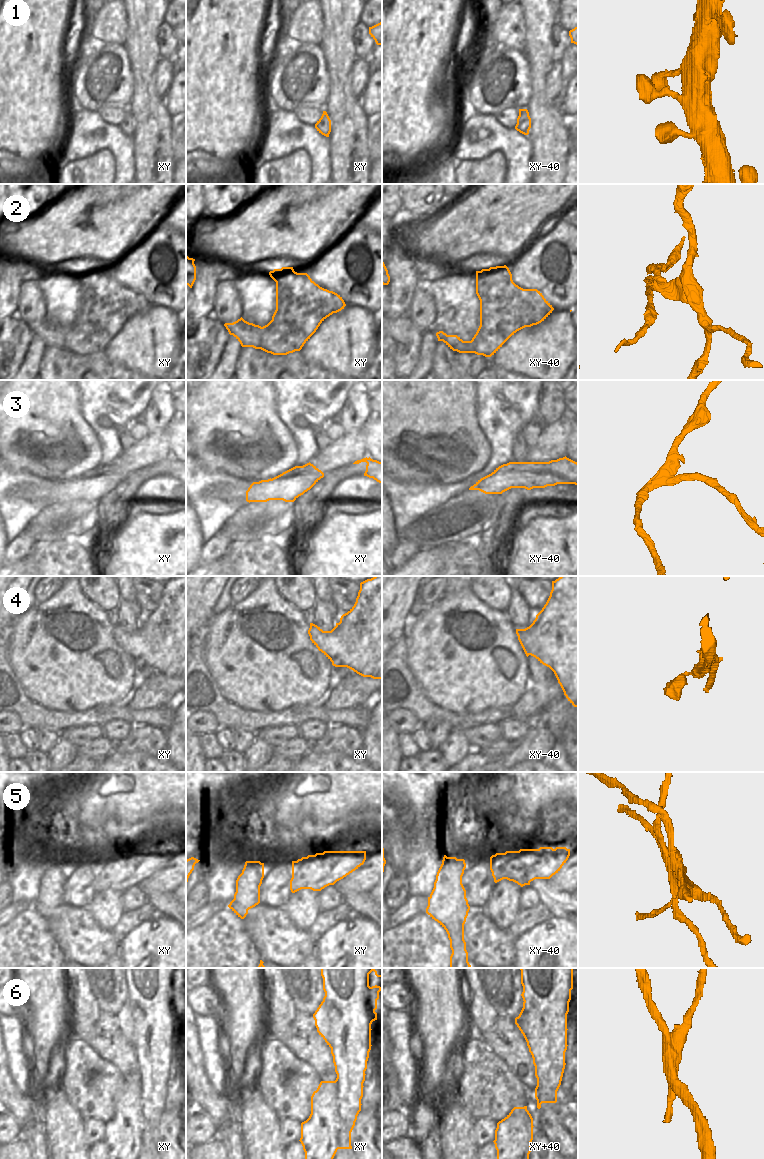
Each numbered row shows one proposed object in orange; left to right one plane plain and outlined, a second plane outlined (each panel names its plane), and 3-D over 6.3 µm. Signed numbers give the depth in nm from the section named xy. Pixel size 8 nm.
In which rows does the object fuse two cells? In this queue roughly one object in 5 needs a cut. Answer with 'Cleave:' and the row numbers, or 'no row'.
Cleave: 2, 3, 5, 6

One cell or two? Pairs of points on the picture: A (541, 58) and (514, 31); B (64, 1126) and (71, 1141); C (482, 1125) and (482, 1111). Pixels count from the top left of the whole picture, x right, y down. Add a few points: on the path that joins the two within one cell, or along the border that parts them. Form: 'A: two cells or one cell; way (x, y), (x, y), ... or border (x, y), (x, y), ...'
A: two cells; border (524, 17), (524, 49), (522, 52)
B: two cells; border (65, 1111), (74, 1127), (64, 1140), (64, 1148)
C: two cells; border (473, 1118), (491, 1118), (497, 1122)

